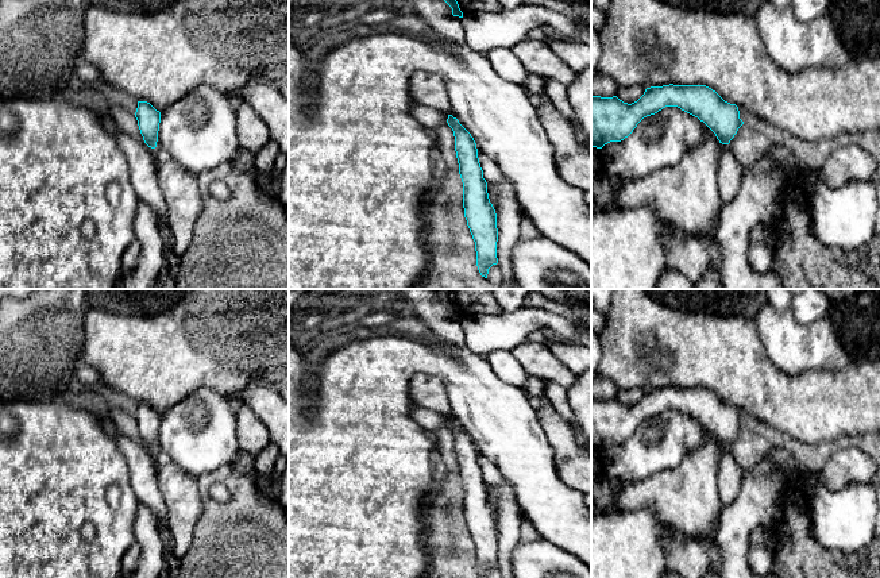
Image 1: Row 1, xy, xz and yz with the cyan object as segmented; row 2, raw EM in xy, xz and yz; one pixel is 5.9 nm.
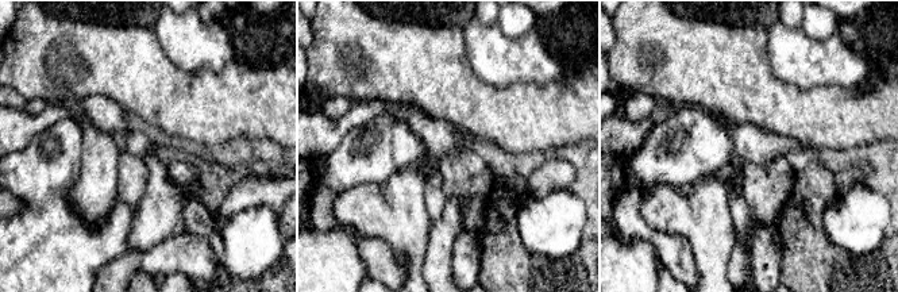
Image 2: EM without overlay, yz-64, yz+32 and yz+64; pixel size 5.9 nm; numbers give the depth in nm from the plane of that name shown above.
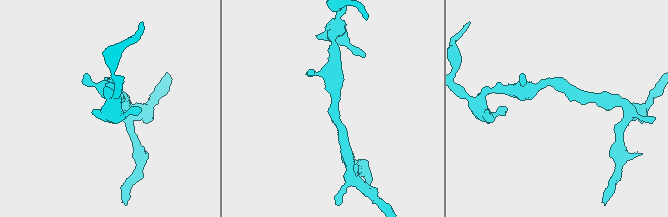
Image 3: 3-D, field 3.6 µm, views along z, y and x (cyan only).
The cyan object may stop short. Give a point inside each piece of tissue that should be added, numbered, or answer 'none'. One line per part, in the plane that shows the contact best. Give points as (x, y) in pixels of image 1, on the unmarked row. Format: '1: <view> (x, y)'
none

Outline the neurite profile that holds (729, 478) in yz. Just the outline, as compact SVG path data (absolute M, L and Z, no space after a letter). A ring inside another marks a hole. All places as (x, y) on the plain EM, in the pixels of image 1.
M721 446L717 486L723 506L732 505L742 485L744 471L727 447Z

